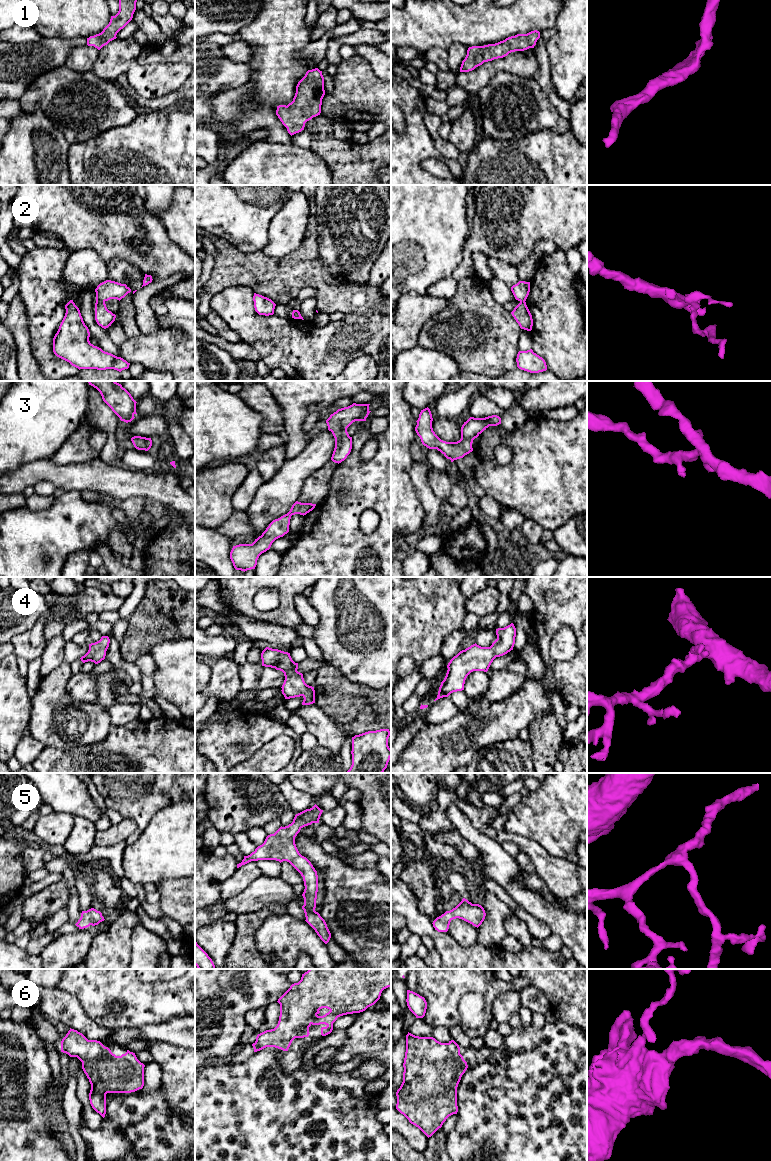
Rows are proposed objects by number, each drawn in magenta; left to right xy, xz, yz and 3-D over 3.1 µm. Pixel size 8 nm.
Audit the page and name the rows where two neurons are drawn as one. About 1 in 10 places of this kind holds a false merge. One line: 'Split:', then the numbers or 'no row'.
Split: 2

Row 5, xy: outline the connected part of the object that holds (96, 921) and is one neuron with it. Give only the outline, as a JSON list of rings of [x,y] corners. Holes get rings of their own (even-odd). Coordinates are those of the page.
[[[91,908],[87,911],[82,911],[81,917],[78,922],[75,924],[79,929],[84,929],[90,925],[95,926],[100,922],[104,921],[104,917],[100,911],[97,911],[94,908]]]

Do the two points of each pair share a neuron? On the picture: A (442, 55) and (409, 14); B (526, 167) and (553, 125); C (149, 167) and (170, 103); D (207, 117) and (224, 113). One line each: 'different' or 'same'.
A: different
B: different
C: different
D: different

